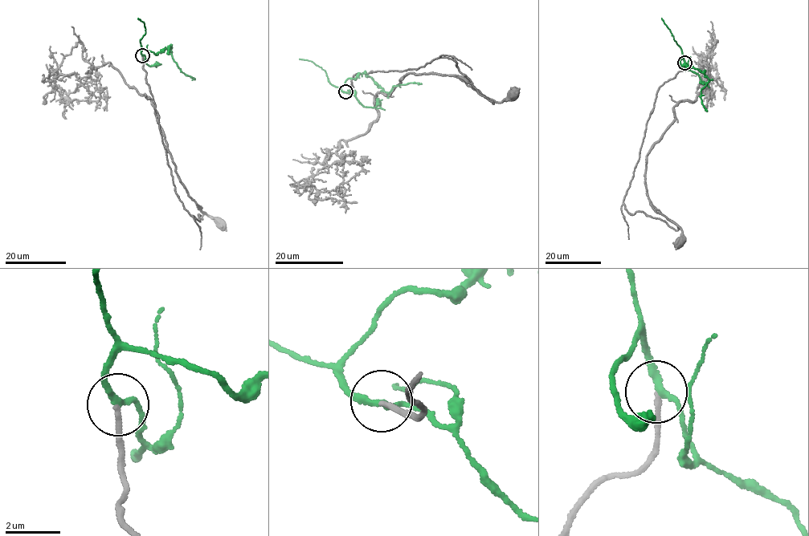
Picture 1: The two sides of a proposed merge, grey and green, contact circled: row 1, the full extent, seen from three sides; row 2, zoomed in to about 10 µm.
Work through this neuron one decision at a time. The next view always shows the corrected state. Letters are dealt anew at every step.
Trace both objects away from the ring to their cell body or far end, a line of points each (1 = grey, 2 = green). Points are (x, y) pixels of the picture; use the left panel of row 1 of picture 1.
1: (142, 55), (175, 192), (198, 221), (155, 107), (108, 62), (79, 79), (52, 73), (47, 95)
2: (142, 55), (143, 49), (155, 54), (170, 46), (174, 61), (182, 72), (195, 79)

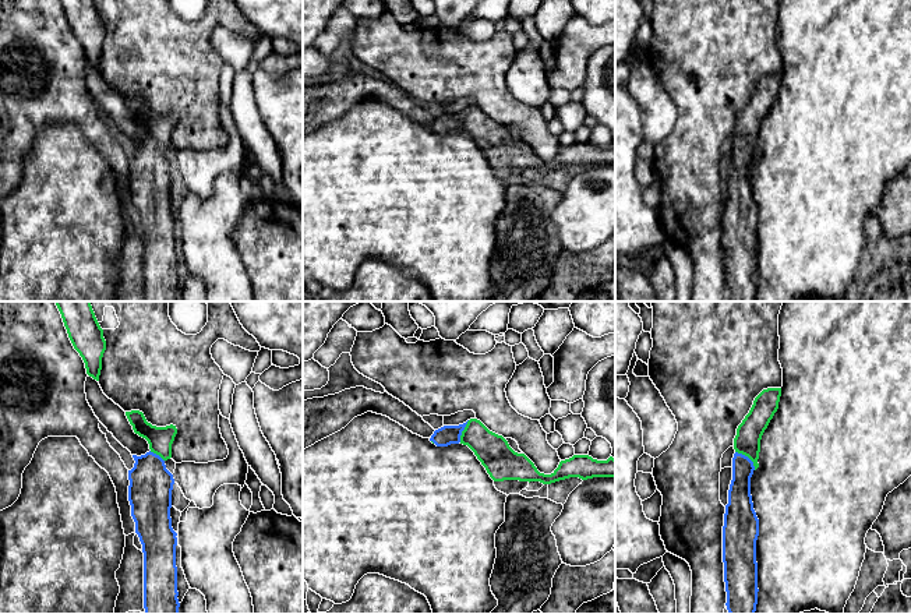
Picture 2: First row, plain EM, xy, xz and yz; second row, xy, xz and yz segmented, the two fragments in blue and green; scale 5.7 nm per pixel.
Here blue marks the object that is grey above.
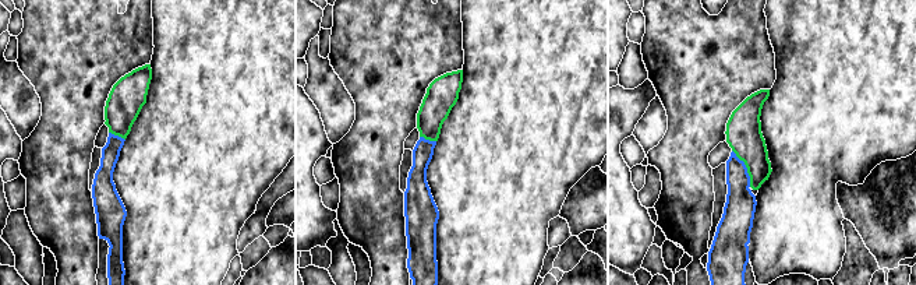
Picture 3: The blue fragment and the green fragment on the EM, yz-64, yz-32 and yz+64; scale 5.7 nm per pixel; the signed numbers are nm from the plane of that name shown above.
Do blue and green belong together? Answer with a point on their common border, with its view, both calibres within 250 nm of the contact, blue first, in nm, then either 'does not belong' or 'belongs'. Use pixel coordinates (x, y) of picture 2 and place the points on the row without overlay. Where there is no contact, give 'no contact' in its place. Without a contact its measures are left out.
contact yz (748, 145); calibres 140 and 150 nm; belongs

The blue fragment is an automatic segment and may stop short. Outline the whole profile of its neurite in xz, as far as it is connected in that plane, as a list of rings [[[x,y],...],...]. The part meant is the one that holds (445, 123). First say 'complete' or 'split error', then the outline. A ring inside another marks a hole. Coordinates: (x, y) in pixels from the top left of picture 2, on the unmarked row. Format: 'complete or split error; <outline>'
split error; [[[470,106],[459,113],[444,113],[434,119],[430,128],[437,134],[459,130],[467,133],[494,169],[519,167],[551,172],[569,165],[582,167],[615,165],[612,144],[607,148],[597,148],[589,142],[573,142],[561,148],[551,162],[540,160],[525,141],[515,140],[502,123],[490,119],[477,106]]]

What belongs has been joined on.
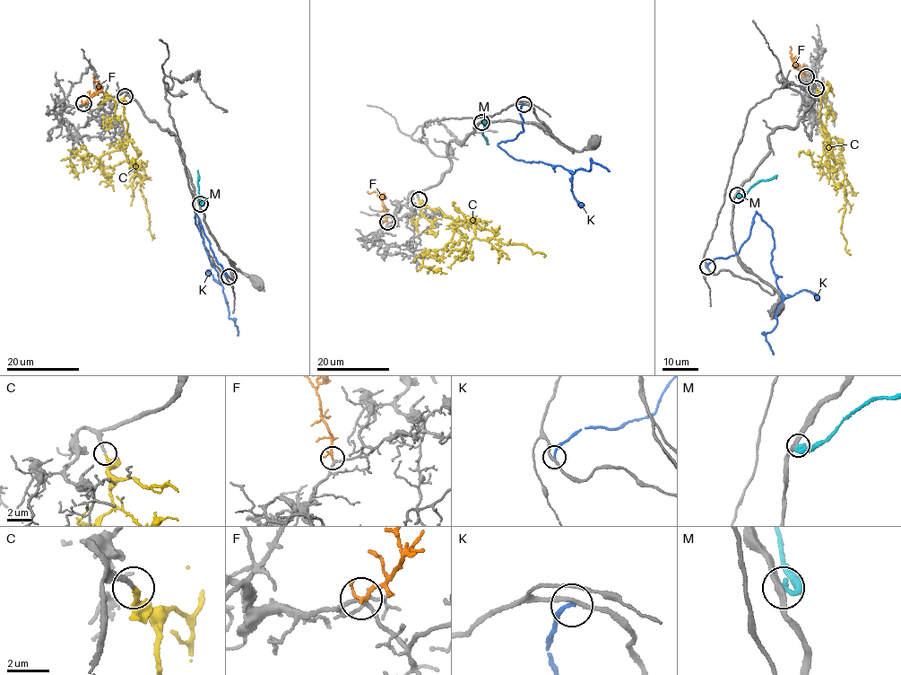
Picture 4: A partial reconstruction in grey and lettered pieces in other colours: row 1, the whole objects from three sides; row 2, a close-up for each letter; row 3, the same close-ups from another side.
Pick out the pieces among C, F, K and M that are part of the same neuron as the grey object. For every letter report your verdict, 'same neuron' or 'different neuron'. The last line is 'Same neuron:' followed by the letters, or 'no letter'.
C: same neuron
F: same neuron
K: different neuron
M: different neuron
Same neuron: C, F

